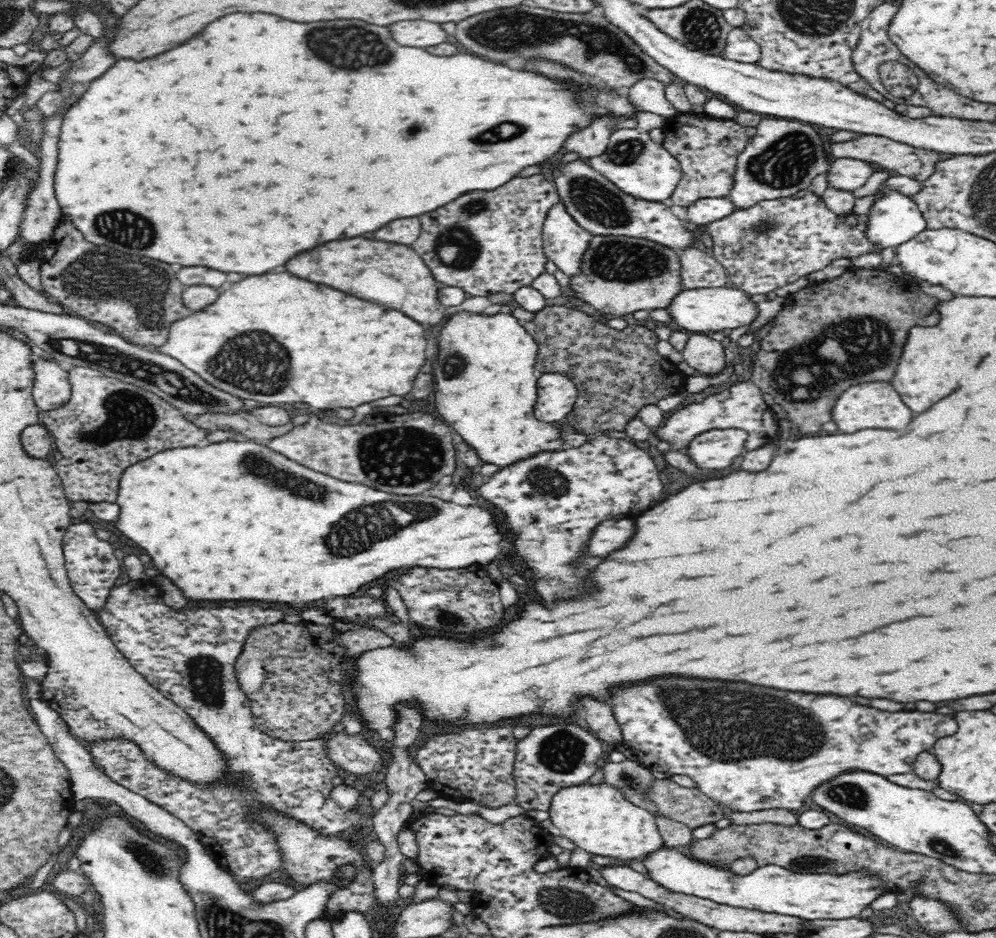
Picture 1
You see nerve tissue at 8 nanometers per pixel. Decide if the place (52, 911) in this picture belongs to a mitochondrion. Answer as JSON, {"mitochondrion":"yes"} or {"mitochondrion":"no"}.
{"mitochondrion":"no"}

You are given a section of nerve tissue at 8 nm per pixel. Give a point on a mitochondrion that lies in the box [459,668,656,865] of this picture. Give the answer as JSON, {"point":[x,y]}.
{"point":[560,753]}

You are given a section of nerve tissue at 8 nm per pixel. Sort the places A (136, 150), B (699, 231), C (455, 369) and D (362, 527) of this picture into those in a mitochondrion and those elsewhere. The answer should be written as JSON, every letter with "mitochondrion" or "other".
{"A":"other","B":"other","C":"mitochondrion","D":"mitochondrion"}

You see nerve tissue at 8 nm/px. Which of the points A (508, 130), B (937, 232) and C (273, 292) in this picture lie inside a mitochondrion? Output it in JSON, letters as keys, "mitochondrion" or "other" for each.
{"A":"mitochondrion","B":"other","C":"other"}

